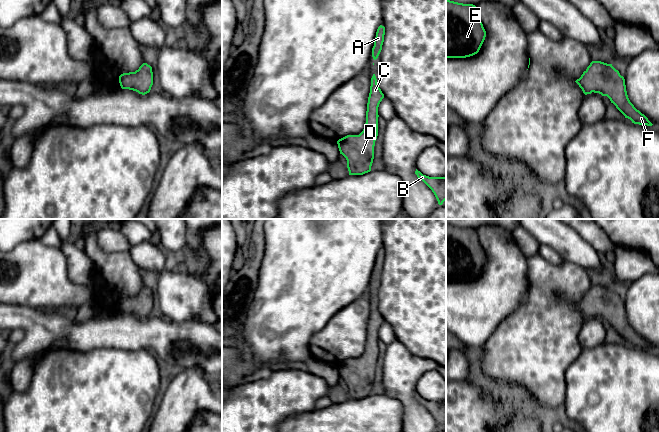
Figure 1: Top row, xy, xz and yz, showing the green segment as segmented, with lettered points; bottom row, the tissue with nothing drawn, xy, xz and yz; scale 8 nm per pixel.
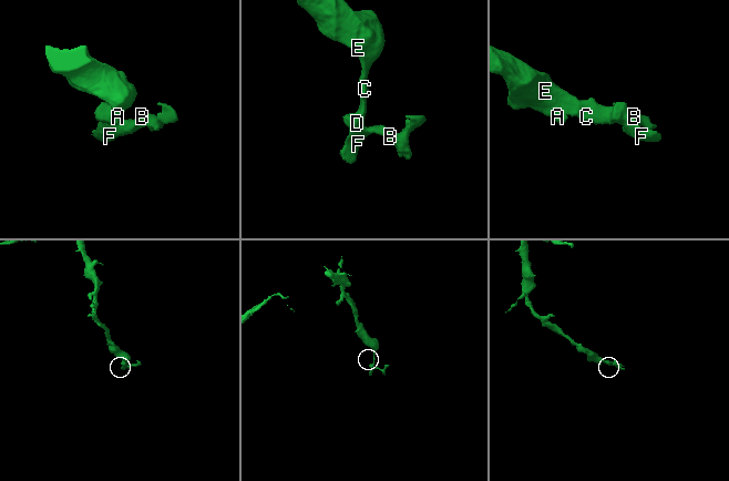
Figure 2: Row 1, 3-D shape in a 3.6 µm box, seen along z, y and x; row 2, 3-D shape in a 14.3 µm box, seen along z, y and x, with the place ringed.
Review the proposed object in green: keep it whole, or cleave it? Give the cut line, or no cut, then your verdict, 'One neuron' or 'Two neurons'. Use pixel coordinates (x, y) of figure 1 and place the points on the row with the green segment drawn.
No split. One neuron

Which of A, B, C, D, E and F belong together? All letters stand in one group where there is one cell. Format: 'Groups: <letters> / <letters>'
Groups: A B C D E F

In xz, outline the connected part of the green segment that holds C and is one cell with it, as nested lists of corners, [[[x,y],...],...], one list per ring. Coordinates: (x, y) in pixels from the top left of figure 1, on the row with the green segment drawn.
[[[373,74],[363,131],[359,135],[347,135],[337,141],[340,154],[347,160],[349,175],[363,175],[371,171],[378,136],[378,107],[383,98],[384,94]]]

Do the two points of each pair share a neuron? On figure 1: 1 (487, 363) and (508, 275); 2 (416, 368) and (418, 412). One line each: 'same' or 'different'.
1: different
2: same

